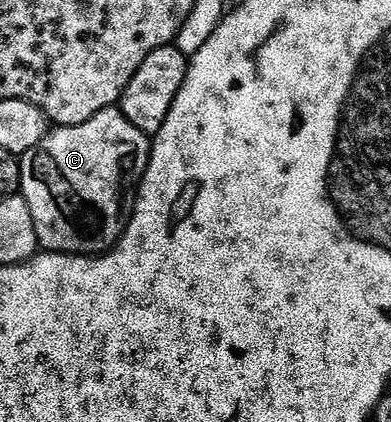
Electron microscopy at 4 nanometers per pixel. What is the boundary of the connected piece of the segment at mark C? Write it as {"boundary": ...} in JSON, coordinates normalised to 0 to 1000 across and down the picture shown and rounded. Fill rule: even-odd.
{"boundary":[[[292,251],[243,270],[210,294],[182,294],[128,310],[110,339],[51,372],[51,464],[79,488],[97,581],[118,597],[159,597],[174,607],[256,607],[289,595],[340,512],[350,448],[381,391],[384,325],[350,306]]]}

